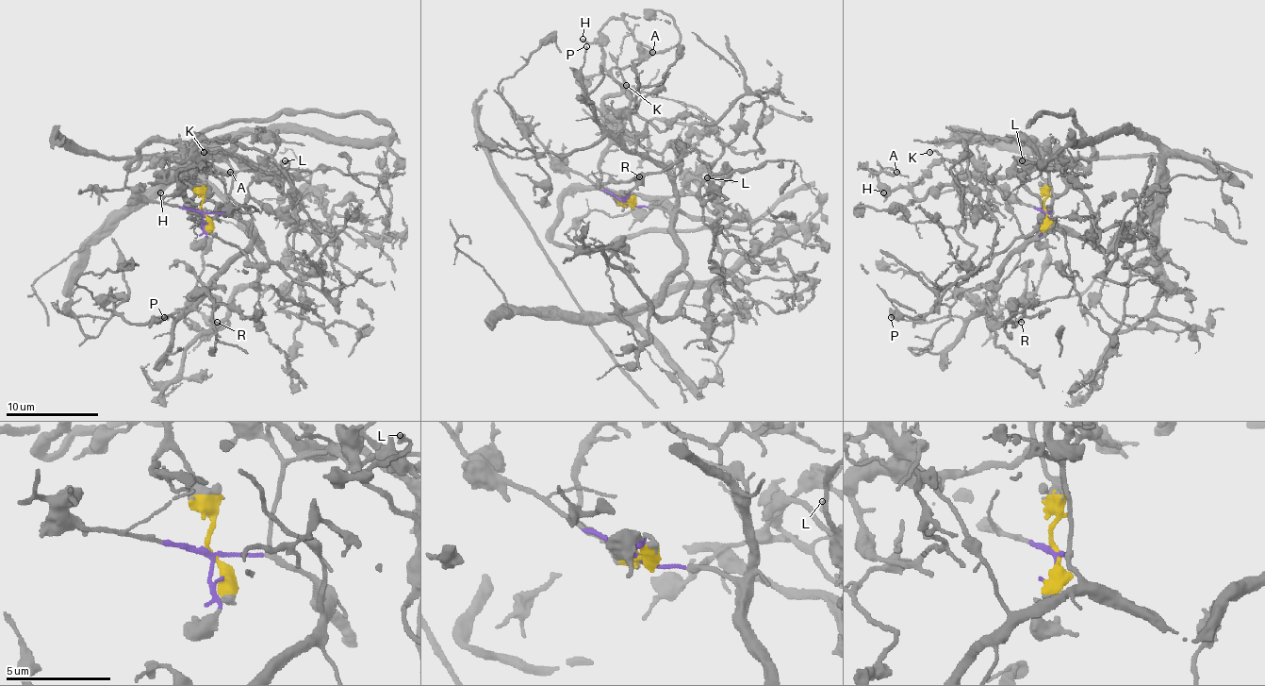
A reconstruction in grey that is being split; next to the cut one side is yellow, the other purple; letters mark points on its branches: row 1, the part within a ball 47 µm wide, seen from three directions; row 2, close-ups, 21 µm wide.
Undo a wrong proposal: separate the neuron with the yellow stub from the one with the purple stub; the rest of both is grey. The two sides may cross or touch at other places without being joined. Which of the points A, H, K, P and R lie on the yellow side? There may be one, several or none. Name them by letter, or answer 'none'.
A, H, K

